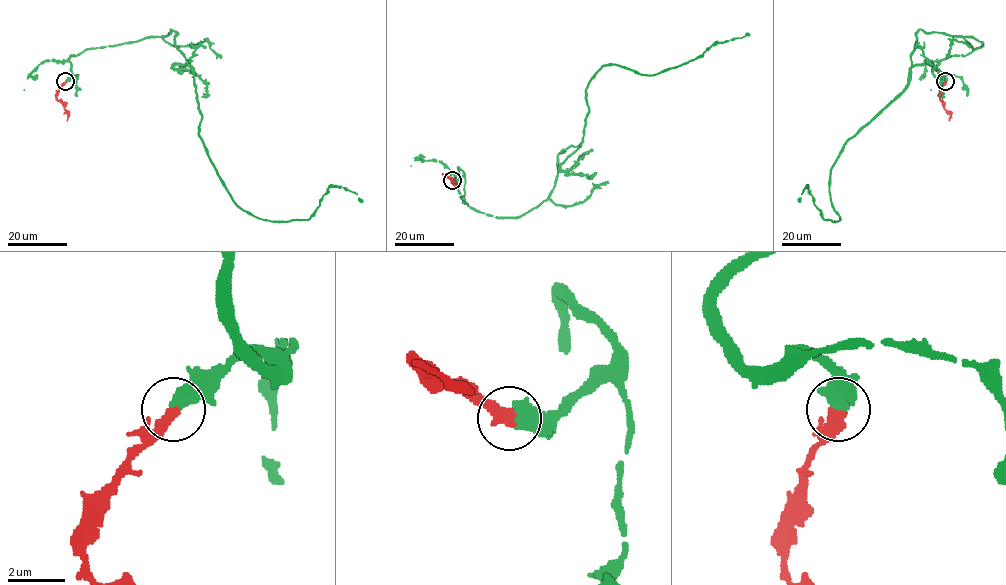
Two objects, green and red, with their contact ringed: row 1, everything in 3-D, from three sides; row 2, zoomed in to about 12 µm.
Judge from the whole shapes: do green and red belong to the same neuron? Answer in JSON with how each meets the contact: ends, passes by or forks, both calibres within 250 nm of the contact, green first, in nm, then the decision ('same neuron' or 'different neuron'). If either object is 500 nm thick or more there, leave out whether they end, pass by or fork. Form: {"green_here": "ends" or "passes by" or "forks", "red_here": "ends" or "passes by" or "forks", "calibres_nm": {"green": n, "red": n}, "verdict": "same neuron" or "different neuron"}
{"calibres_nm": {"green": 550, "red": 440}, "verdict": "same neuron"}

